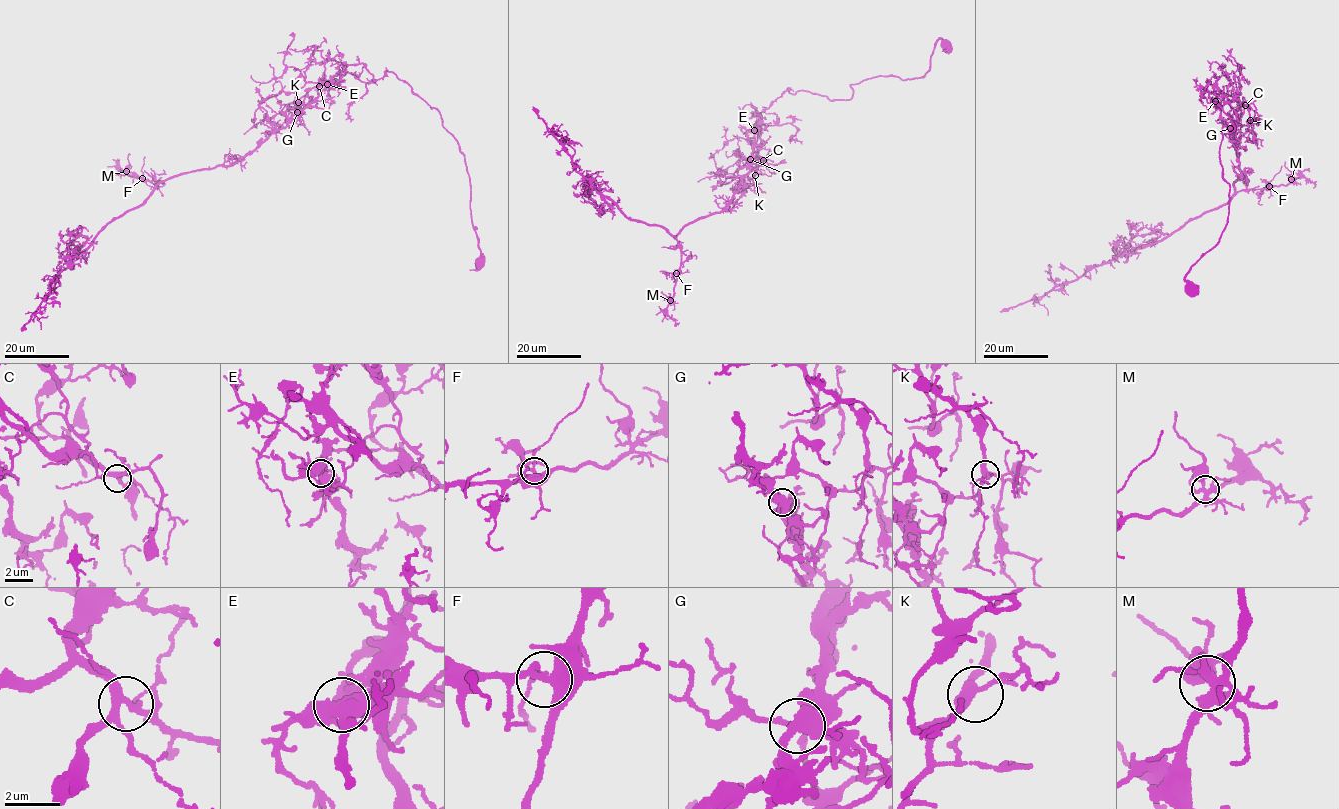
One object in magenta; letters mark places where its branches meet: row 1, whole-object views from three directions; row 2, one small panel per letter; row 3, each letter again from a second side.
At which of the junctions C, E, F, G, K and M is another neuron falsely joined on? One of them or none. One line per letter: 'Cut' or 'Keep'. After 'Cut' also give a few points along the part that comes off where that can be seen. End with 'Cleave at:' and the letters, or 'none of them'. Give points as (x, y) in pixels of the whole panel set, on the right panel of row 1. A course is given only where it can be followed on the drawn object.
C: Keep
E: Cut. Course of the part to remove: (1215, 101), (1234, 94), (1208, 83), (1200, 100), (1235, 127), (1219, 152), (1228, 216), (1185, 278), (1191, 296)
F: Keep
G: Keep
K: Keep
M: Keep
Cleave at: E

